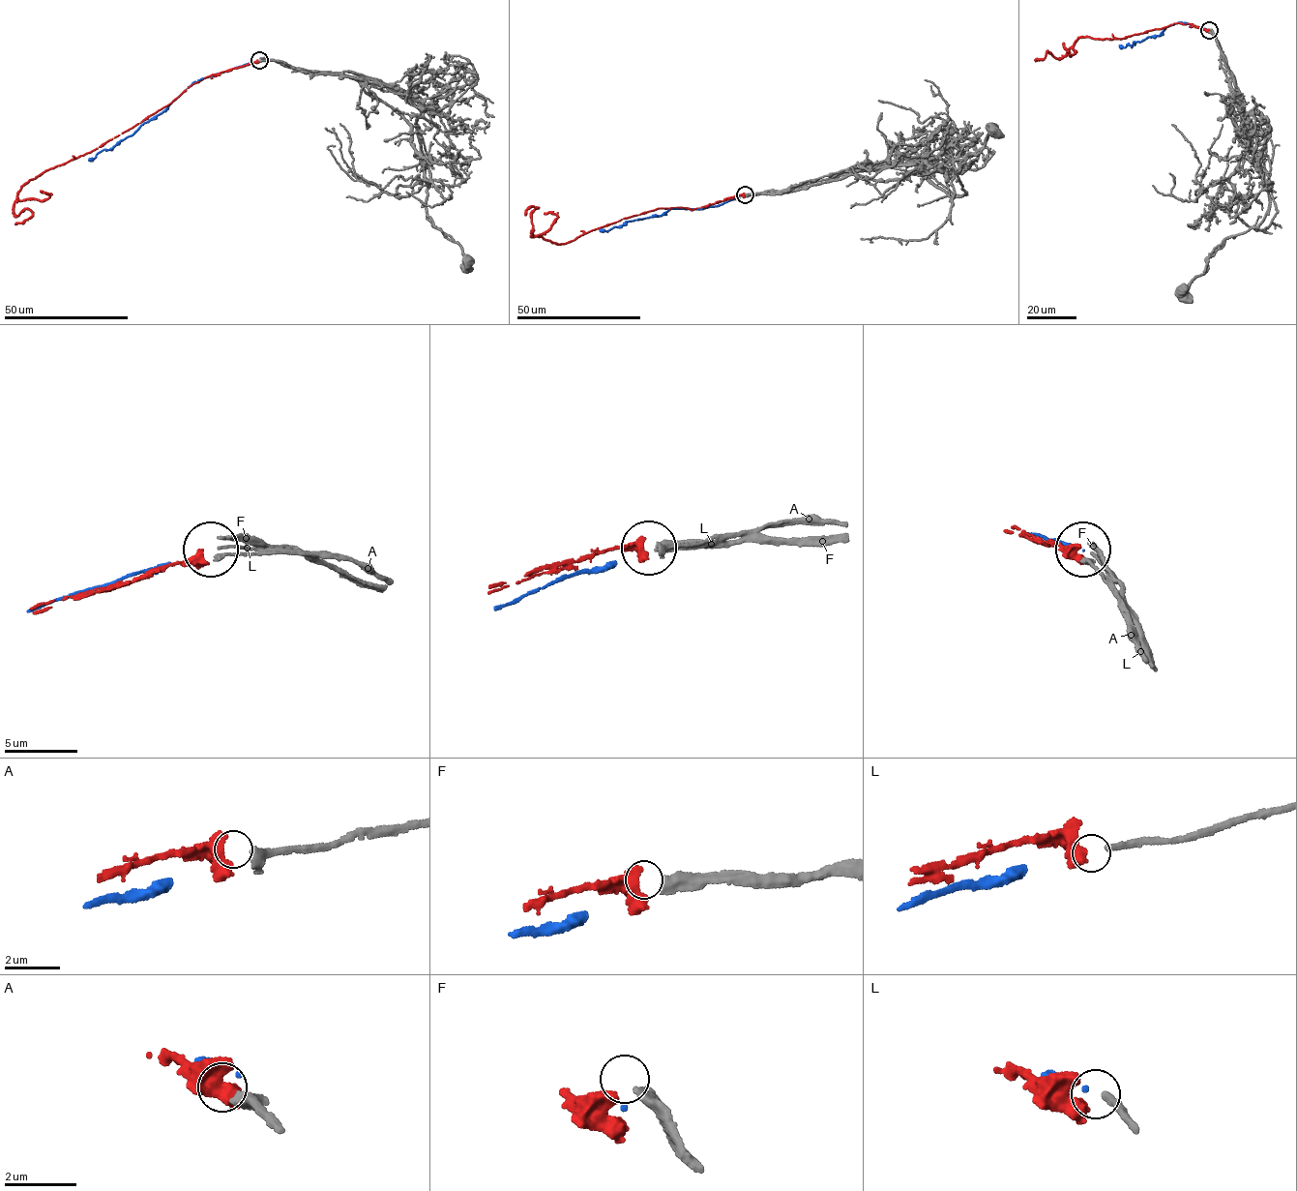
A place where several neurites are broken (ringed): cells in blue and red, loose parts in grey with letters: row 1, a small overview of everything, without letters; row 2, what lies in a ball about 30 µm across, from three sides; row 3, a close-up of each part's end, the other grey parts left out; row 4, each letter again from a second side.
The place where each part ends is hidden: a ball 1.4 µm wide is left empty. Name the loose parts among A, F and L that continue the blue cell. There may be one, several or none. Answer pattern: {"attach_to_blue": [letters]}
{"attach_to_blue": ["L"]}

